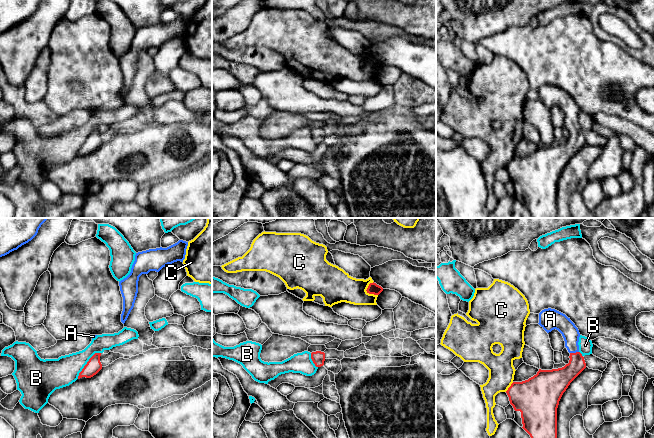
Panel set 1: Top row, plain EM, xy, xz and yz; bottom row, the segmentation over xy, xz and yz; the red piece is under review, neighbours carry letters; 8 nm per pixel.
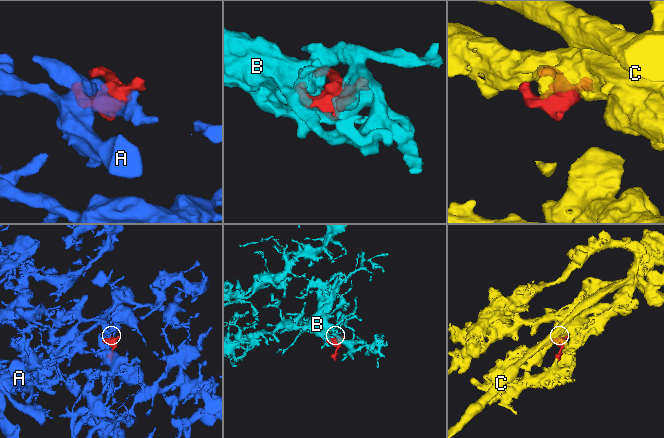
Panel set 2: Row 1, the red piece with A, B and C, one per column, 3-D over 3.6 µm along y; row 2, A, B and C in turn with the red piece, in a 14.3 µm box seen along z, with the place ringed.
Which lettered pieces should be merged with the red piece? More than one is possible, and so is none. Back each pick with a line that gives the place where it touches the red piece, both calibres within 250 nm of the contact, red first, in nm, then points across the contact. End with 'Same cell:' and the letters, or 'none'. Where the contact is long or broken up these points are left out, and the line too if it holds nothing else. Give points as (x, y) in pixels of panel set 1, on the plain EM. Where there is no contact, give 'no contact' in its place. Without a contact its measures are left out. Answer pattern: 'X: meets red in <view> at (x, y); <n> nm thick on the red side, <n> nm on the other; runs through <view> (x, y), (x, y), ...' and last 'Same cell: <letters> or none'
A: meets red in yz at (574, 129); 180 nm thick on the red side, 140 nm on the other; runs through yz (559, 155), (574, 140), (574, 129), (570, 109)
Same cell: A

